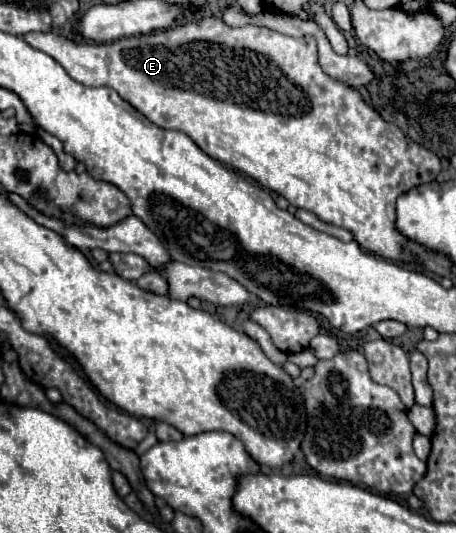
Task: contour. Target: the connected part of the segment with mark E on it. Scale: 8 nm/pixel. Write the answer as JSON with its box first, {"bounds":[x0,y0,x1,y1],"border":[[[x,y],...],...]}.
{"bounds":[24,18,440,262],"border":[[[196,18],[196,20],[188,20],[186,24],[178,24],[174,28],[168,30],[158,30],[154,34],[148,36],[132,36],[132,38],[120,38],[114,42],[86,42],[86,40],[74,40],[68,36],[62,36],[58,32],[34,32],[34,34],[24,34],[24,40],[36,48],[46,52],[48,56],[52,56],[54,60],[58,60],[64,70],[68,72],[70,78],[74,78],[80,84],[86,86],[108,86],[114,88],[122,100],[126,100],[130,106],[134,106],[140,114],[144,114],[152,124],[160,126],[160,128],[176,128],[182,130],[184,134],[188,134],[202,152],[206,152],[208,156],[212,156],[214,160],[248,174],[250,178],[254,178],[258,184],[262,184],[264,188],[284,196],[292,206],[296,208],[304,208],[314,212],[322,222],[330,222],[336,226],[342,226],[346,230],[350,230],[354,234],[354,240],[368,252],[374,252],[382,258],[388,260],[402,260],[402,262],[418,262],[412,254],[408,254],[406,248],[406,236],[400,234],[400,230],[396,228],[396,198],[400,194],[410,192],[412,188],[426,184],[426,182],[434,182],[436,176],[440,174],[440,160],[436,154],[432,154],[430,150],[422,148],[420,144],[412,142],[410,138],[406,138],[402,134],[400,128],[388,124],[374,108],[370,108],[362,96],[352,90],[350,86],[338,82],[336,78],[328,76],[322,70],[318,62],[318,52],[316,52],[316,40],[312,36],[300,36],[300,38],[292,38],[286,34],[280,34],[276,30],[270,28],[262,28],[262,26],[228,26],[222,18]]]}

